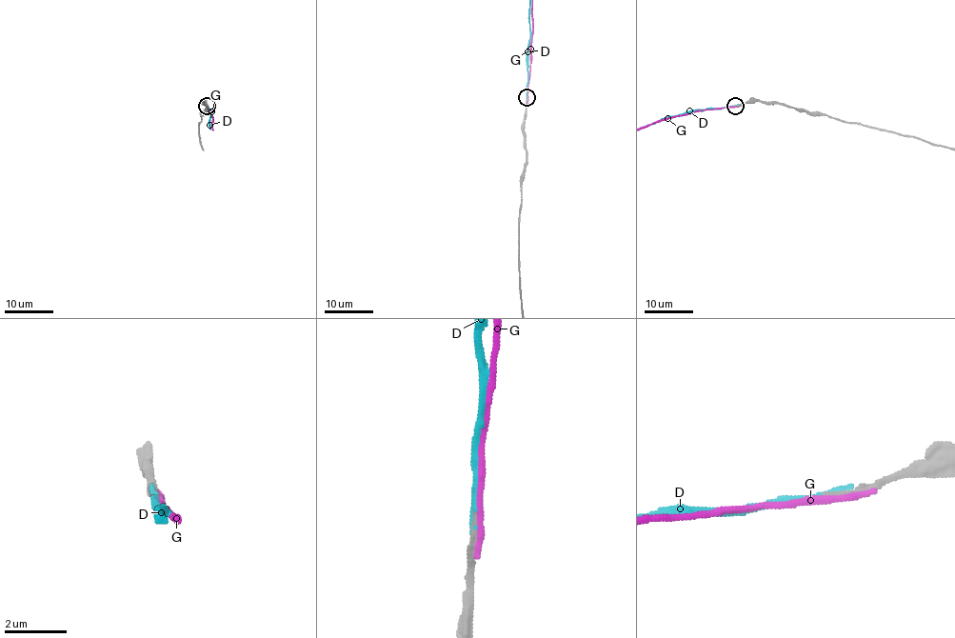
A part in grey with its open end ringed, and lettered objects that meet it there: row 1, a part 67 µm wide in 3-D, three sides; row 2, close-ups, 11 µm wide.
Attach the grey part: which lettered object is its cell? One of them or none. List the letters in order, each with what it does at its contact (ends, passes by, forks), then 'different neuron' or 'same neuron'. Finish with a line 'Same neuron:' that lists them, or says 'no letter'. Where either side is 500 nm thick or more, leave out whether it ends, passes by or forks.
D: it ends | same neuron
G: it ends | different neuron
Same neuron: D

